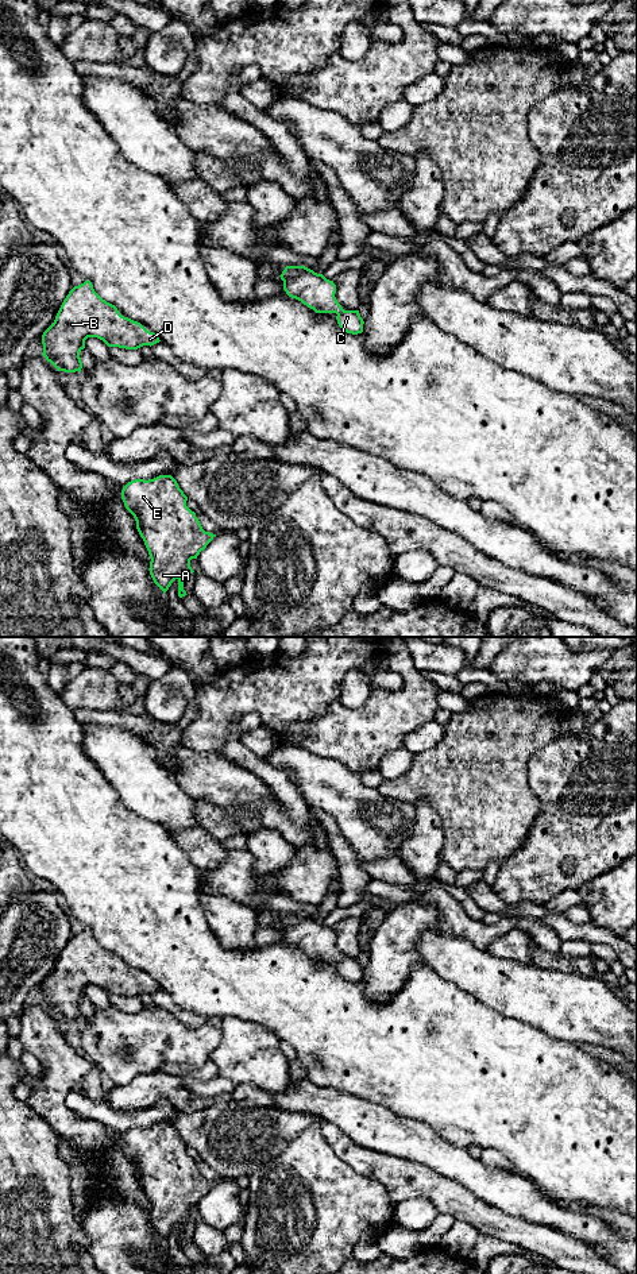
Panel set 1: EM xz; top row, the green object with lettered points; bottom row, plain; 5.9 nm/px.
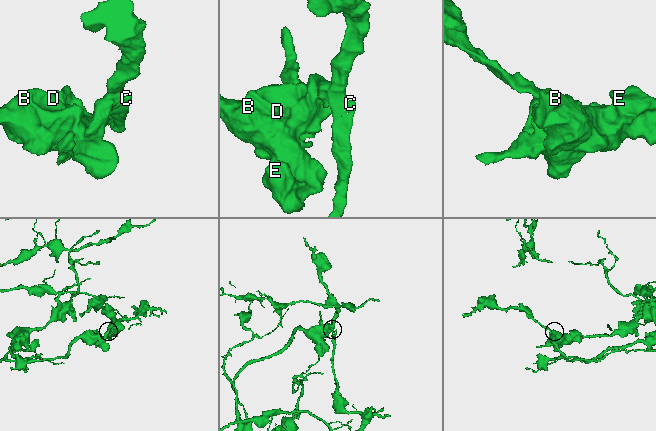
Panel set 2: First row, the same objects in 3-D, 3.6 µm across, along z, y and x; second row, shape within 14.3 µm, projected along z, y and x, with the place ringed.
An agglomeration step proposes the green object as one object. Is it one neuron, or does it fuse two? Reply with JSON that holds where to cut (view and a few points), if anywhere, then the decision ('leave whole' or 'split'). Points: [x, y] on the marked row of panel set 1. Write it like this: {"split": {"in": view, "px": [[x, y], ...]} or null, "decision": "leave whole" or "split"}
{"split": {"in": "xz", "px": [[307, 267], [284, 282]]}, "decision": "split"}

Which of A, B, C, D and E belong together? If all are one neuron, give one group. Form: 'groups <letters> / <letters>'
groups A B D E / C

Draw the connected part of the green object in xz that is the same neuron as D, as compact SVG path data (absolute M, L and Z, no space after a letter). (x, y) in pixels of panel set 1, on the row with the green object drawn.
M90 281L74 286L63 300L54 323L43 332L42 355L58 371L81 371L80 352L88 337L97 337L108 347L138 350L159 343L157 333L120 314L103 300Z

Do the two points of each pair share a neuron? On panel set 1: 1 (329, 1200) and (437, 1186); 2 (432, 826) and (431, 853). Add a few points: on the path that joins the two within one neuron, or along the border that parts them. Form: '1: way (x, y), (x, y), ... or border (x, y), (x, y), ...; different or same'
1: border (362, 1174), (378, 1181), (396, 1204); different
2: way (431, 833), (431, 846); same

